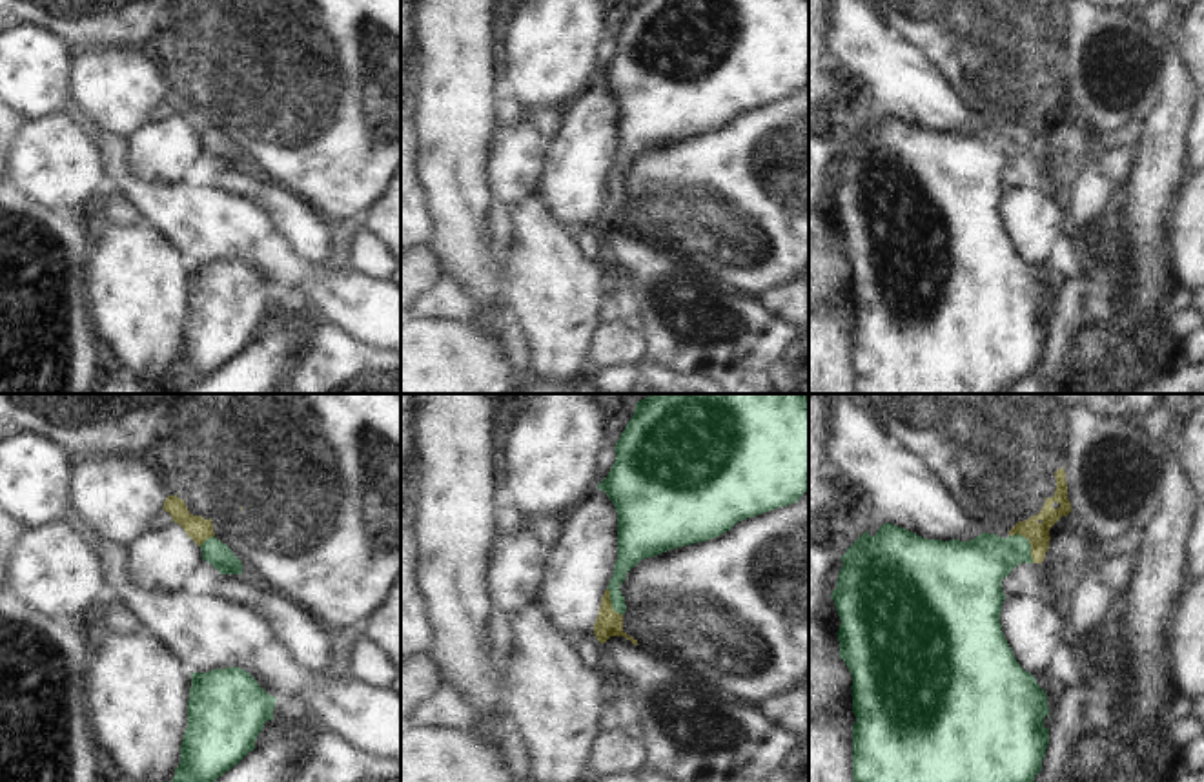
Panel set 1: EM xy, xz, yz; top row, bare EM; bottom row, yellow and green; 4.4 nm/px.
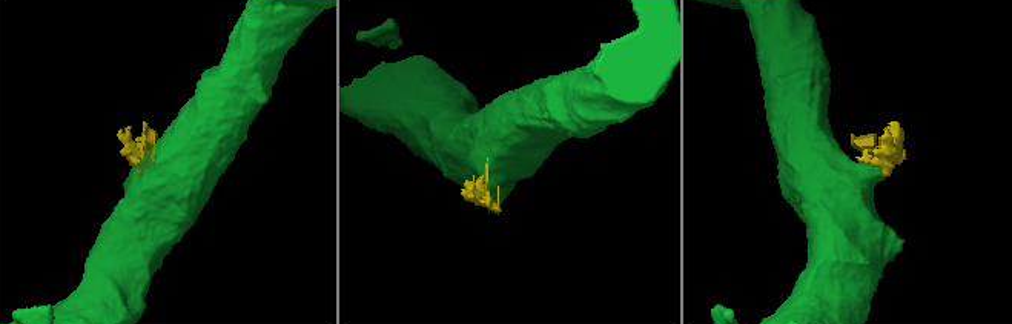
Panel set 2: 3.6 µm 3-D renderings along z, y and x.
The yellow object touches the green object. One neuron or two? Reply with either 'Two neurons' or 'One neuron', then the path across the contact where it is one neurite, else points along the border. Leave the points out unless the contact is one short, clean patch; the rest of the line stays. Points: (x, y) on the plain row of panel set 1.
Two neurons. Boundary: yz (1010, 126), (1020, 126), (1028, 132), (1033, 154)

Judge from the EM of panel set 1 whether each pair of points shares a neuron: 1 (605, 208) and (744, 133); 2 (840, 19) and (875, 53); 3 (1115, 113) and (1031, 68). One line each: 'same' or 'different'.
1: same
2: same
3: different

